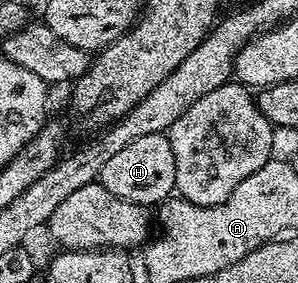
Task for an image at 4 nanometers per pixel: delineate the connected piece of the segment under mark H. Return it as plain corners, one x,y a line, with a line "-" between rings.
156,133
129,141
127,147
123,147
123,151
111,155
111,159
103,163
99,183
104,189
111,191
111,195
146,207
157,207
170,200
174,196
177,184
175,151
171,151
168,136
165,133

